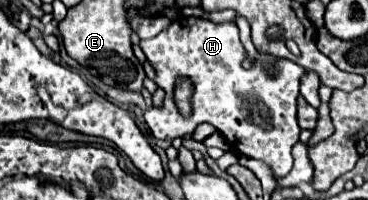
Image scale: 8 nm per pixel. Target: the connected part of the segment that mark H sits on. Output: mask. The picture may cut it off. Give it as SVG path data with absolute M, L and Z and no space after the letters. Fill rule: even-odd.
M203 17L175 19L167 31L141 41L141 49L157 71L155 83L167 93L163 109L145 111L145 123L153 137L173 141L177 137L191 135L199 123L211 123L233 149L269 165L275 179L281 179L291 171L291 147L299 141L301 133L295 105L301 77L307 73L303 67L293 61L279 59L277 69L283 73L277 77L269 77L259 63L245 67L243 63L247 63L247 53L239 41L237 25L213 23ZM179 75L191 77L195 83L191 99L193 115L189 119L185 119L173 103L173 85Z

